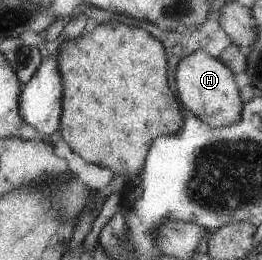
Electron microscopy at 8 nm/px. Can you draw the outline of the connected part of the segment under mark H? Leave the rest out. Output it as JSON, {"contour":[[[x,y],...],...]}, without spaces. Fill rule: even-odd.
{"contour":[[[197,50],[179,64],[177,77],[177,93],[184,107],[193,110],[211,127],[232,126],[245,118],[246,103],[241,99],[241,89],[235,81],[235,72],[223,59],[215,59],[205,50]]]}

